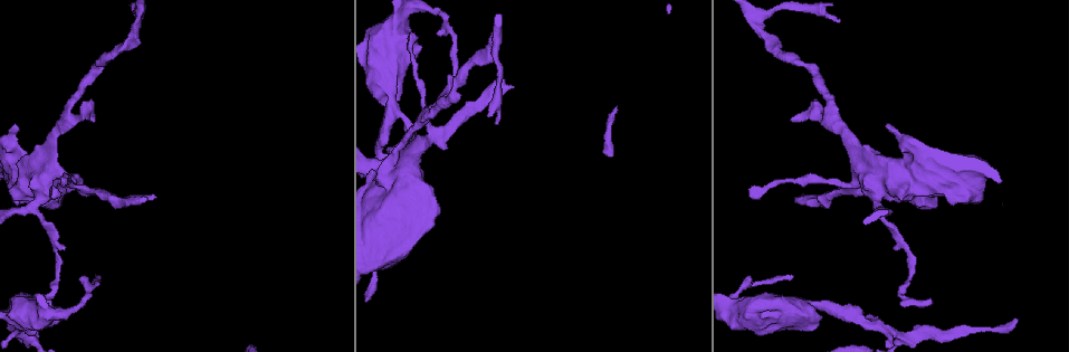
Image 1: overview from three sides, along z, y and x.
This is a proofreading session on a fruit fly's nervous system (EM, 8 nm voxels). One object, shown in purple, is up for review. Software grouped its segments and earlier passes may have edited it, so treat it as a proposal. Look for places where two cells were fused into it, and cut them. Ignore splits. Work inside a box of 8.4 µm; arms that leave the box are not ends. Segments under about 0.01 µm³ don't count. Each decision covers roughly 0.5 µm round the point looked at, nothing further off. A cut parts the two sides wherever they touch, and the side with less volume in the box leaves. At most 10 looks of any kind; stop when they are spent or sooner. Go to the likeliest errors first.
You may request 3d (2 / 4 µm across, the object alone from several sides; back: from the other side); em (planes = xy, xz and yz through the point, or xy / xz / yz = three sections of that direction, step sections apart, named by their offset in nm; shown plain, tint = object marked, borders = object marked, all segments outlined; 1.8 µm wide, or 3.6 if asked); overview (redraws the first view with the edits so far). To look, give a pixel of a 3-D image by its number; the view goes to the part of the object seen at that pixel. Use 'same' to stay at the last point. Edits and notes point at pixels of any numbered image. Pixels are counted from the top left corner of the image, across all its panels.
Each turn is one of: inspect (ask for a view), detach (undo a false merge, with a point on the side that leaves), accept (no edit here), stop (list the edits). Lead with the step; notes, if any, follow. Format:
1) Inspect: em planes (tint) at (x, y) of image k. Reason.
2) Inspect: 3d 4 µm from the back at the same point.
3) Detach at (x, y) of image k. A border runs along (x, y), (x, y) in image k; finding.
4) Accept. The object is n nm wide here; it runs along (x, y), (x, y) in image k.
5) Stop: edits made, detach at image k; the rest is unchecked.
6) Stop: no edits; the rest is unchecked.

Inspect: 3d 4 µm at (830, 307) of image 1. Sudden change in width.

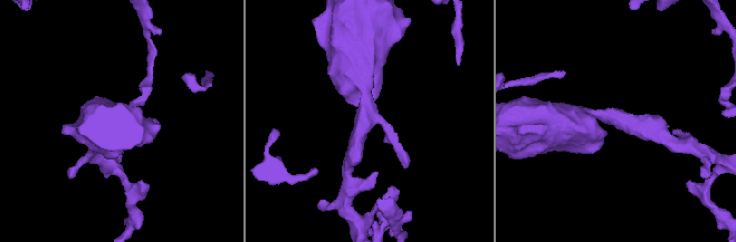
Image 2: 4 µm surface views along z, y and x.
Inspect: em yz step 16 (tint) at (366, 121) of image 2.

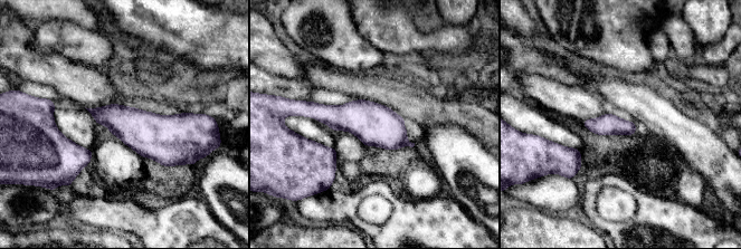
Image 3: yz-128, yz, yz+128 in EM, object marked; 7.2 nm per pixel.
Inspect: em planes (tint) at the same point.

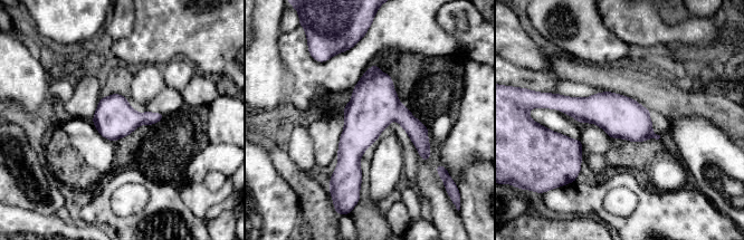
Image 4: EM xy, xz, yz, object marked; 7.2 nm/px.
Accept. One cell here.

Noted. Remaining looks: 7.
Inspect: em 3.6 µm planes (tint) at (876, 207) of image 1. Sudden change in width.

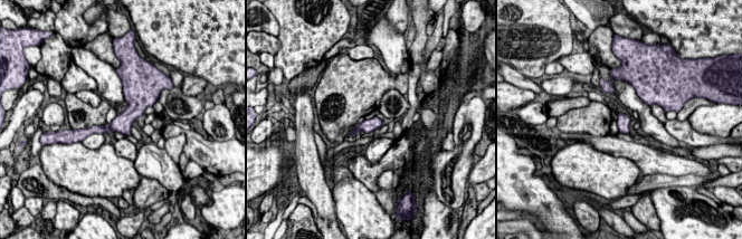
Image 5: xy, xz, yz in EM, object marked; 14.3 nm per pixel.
Accept. It runs along (127, 92), (131, 111), (92, 130) in image 5; all the same cell.

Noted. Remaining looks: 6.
Inspect: 3d 2 µm at (982, 329) of image 1. Narrows sharply.

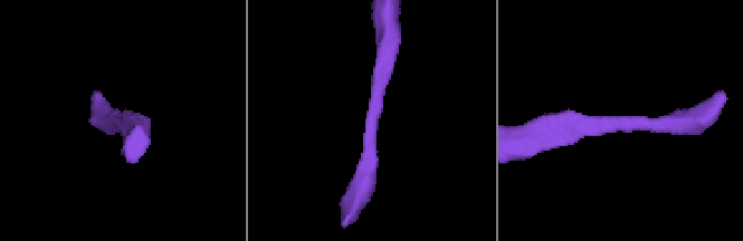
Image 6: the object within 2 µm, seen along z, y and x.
Inspect: em planes (plain) at (618, 129) of image 6.

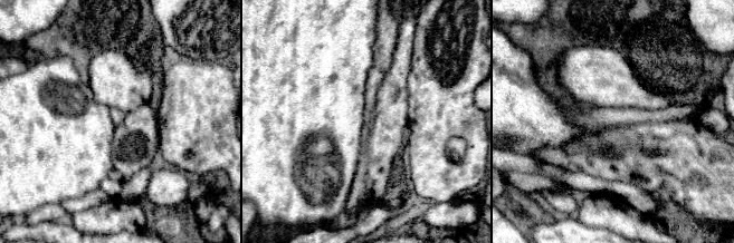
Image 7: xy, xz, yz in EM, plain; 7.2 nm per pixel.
Inspect: em planes (tint) at the same point. With the object marked.

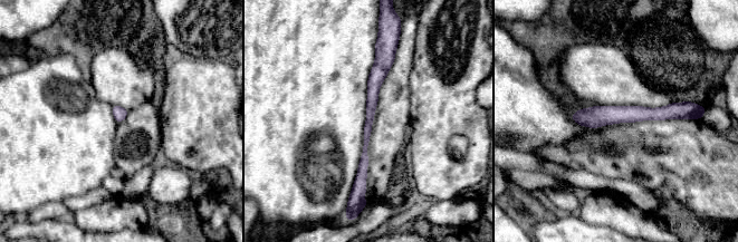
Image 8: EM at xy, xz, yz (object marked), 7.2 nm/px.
Accept. It runs along (381, 55), (366, 134), (363, 187) in image 8; continuous, no second cell.

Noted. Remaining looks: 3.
Inspect: 3d 4 µm from the back at (393, 26) of image 1. Sharp bend.

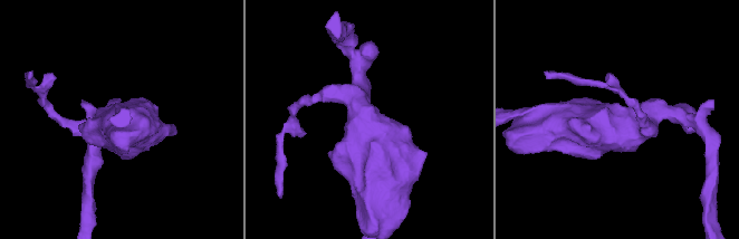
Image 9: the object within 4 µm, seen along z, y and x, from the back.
Inspect: em yz step 16 (tint) at (368, 126) of image 9.

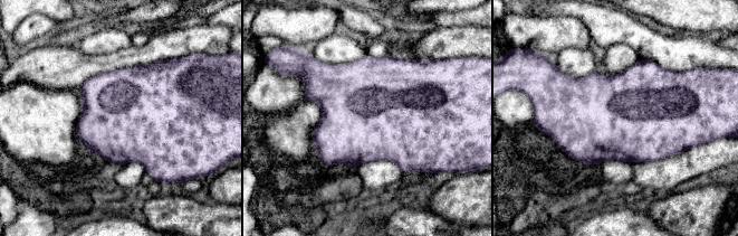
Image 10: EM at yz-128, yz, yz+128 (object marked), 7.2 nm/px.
Inspect: em planes (tint) at the same point.

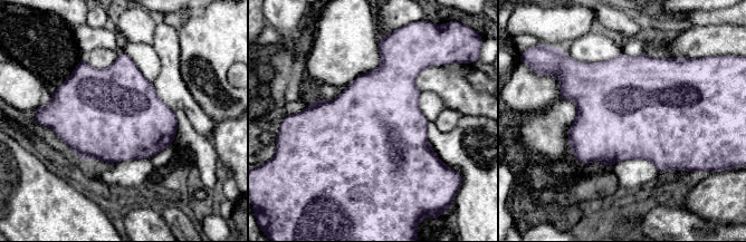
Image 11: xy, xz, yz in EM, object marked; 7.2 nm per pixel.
Accept. Continuous, no second cell.

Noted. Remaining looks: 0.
Stop: no edits; the rest is unchecked.

